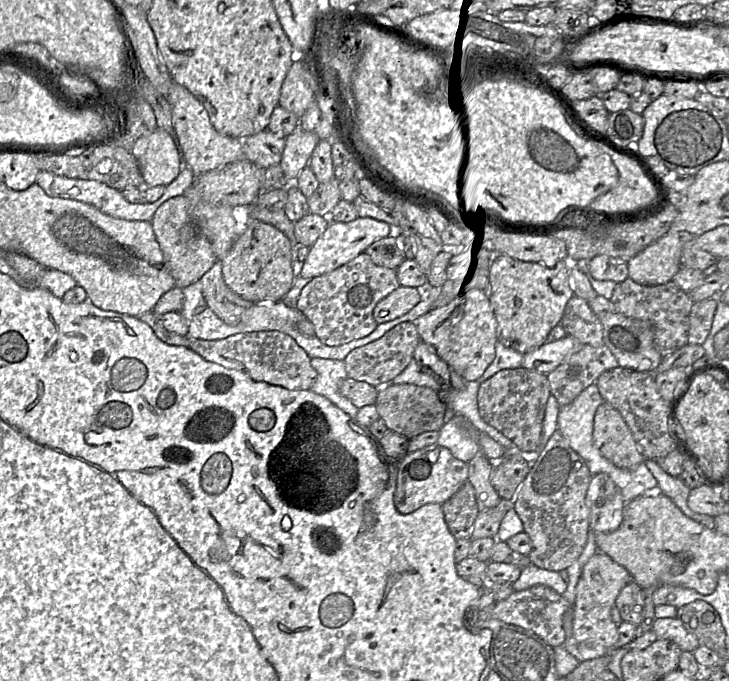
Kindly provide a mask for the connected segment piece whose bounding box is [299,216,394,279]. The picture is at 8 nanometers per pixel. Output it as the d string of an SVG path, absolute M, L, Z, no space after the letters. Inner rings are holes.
M358 216L350 222L330 221L324 233L310 246L310 252L304 260L299 276L312 279L329 273L364 252L376 240L387 237L393 232L394 228L390 224L371 217Z

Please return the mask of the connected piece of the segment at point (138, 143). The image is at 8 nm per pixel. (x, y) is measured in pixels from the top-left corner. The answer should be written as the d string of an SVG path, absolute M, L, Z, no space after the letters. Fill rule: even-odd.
M156 128L130 143L145 186L169 185L181 172L182 161L173 138Z

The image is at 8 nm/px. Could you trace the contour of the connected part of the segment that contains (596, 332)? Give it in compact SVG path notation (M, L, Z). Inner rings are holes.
M573 295L566 304L560 323L566 334L581 344L593 347L604 345L603 326L588 301Z

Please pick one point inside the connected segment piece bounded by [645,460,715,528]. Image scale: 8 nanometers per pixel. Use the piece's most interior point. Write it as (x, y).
(673, 487)

